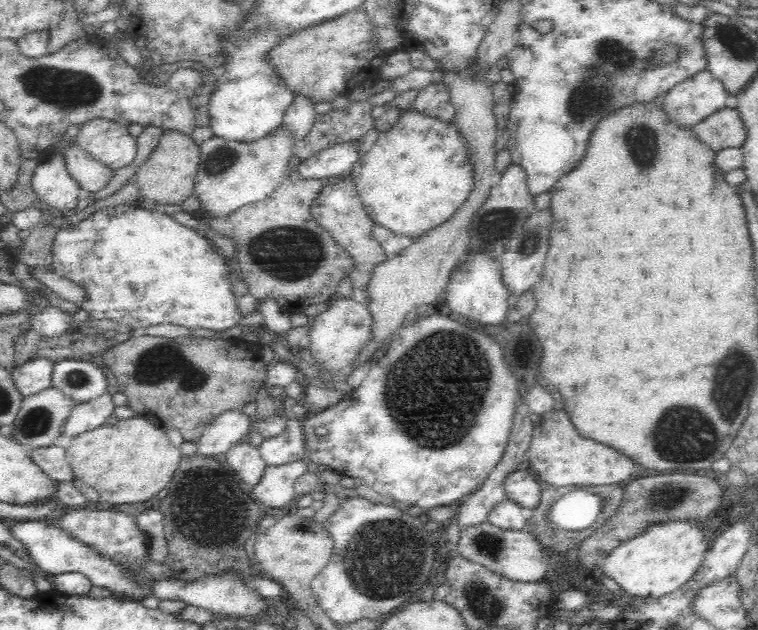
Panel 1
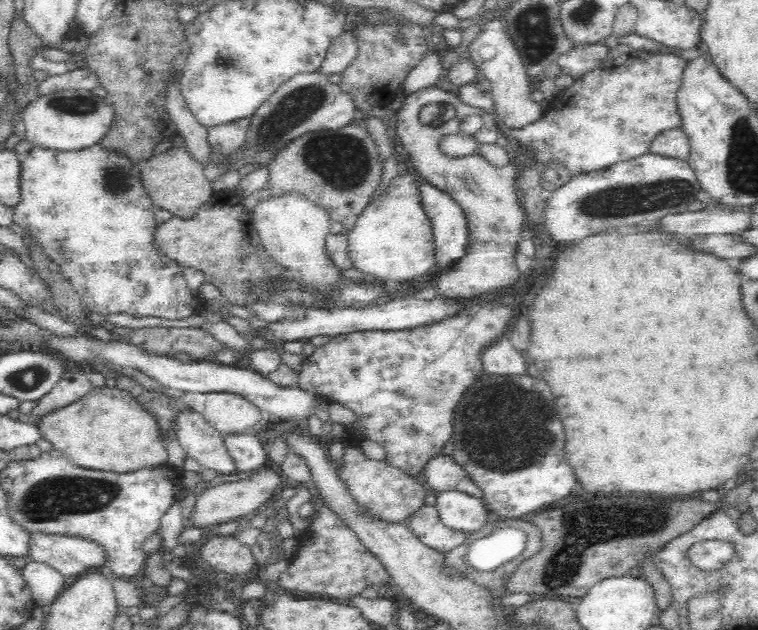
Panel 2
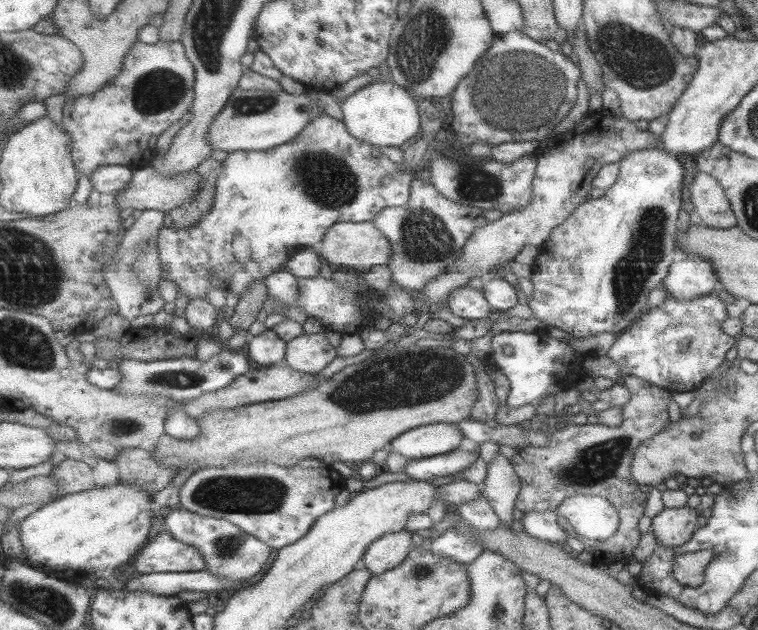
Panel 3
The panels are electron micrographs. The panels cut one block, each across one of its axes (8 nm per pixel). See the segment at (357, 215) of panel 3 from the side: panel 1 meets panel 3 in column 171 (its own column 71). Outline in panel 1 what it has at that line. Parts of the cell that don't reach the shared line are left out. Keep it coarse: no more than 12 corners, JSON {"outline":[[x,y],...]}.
{"outline":[[168,212],[54,236],[78,306],[141,332],[243,319],[230,258]]}

